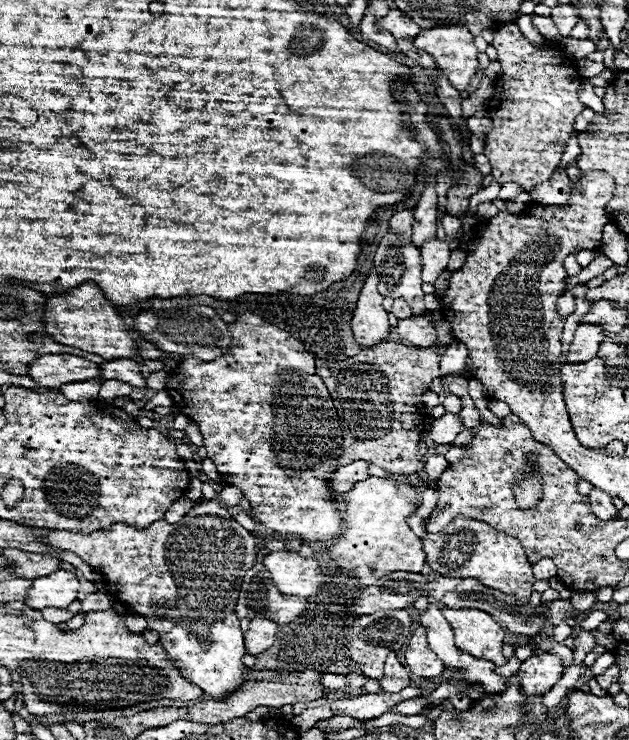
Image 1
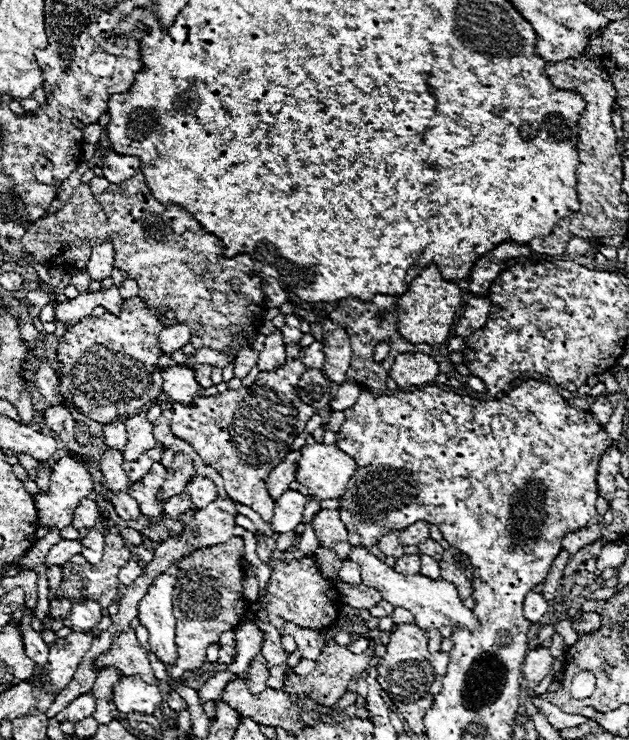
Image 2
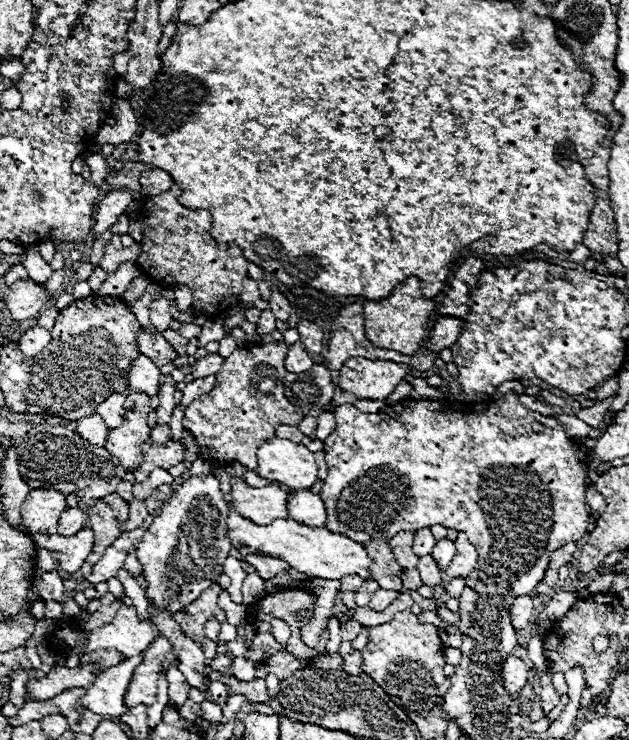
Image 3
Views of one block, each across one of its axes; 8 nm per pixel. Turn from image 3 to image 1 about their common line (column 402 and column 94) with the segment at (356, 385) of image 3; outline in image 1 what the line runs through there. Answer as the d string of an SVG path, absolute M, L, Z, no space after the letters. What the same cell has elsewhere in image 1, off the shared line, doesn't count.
M44 354L30 362L28 378L32 378L38 386L58 388L68 382L84 382L98 376L98 366L70 354Z

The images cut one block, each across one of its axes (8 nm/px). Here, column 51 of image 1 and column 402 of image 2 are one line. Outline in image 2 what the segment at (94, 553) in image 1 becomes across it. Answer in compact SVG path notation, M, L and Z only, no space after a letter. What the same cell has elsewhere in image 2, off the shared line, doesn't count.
M418 520L414 524L410 524L408 528L402 530L400 534L400 544L408 546L408 544L420 544L422 540L430 538L430 524L426 520Z

